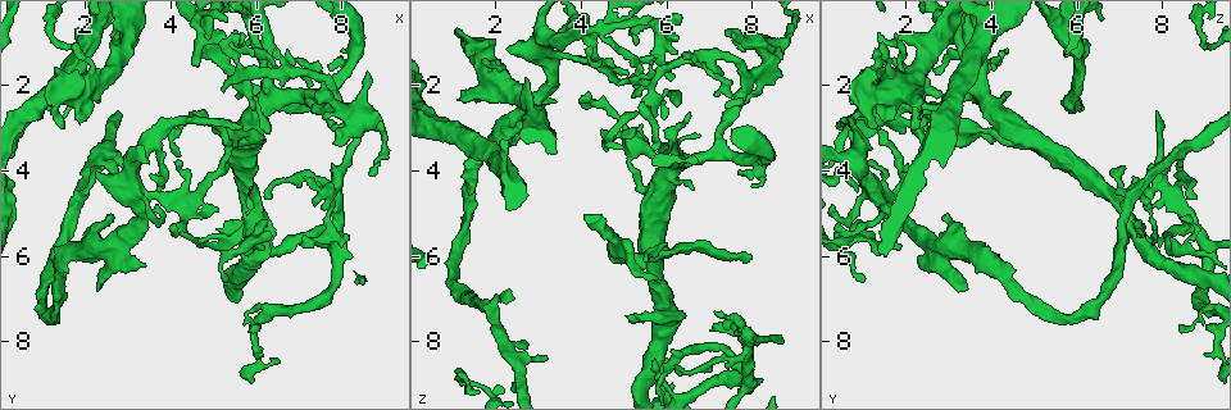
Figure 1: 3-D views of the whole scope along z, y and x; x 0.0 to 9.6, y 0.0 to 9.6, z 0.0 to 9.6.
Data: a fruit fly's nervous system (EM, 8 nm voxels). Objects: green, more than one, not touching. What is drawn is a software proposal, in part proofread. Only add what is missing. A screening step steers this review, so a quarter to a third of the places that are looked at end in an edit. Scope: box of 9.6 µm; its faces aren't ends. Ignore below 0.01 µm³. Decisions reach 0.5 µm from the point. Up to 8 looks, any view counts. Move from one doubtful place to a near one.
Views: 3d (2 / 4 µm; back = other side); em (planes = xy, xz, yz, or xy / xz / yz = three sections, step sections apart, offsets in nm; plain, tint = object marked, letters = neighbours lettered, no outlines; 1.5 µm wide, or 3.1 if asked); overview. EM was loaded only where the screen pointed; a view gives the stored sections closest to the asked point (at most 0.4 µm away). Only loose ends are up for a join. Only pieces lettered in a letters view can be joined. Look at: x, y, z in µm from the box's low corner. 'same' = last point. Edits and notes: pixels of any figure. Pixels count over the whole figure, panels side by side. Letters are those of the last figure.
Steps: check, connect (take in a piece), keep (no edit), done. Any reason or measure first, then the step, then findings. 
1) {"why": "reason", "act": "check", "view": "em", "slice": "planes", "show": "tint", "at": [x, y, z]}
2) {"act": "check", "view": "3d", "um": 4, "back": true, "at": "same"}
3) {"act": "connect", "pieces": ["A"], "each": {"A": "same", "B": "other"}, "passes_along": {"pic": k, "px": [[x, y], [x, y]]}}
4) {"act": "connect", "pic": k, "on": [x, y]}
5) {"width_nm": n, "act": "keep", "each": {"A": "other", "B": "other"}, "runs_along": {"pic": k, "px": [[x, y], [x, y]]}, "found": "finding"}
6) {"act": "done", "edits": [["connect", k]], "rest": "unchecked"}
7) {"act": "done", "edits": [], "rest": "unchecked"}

{"why": "thin end", "act": "check", "view": "em", "slice": "planes", "show": "tint", "at": [5.35, 0.90, 1.75]}

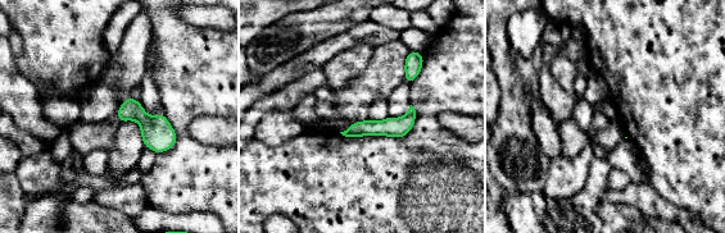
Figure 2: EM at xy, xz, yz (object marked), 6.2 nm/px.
{"act": "check", "view": "em", "slice": "planes", "show": "letters", "at": "same"}

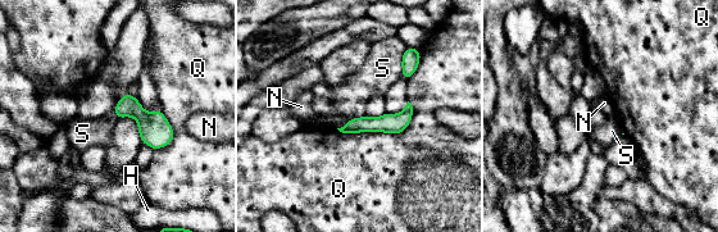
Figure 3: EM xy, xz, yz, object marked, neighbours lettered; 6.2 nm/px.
{"width_nm": 100, "act": "keep", "each": {"H": "other", "N": "other", "Q": "other", "S": "other"}, "border": {"pic": 3, "px": [[407, 48], [401, 59], [400, 76]]}, "found": "none of them fits"}

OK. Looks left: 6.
{"why": "free end", "act": "check", "view": "em", "slice": "planes", "show": "letters", "at": [7.60, 1.90, 0.75]}

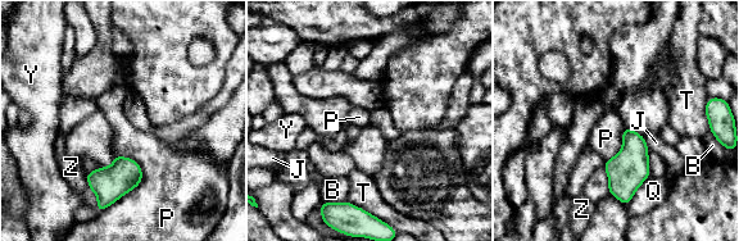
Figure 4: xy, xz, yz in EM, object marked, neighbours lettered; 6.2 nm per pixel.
{"act": "keep", "each": {"B": "other", "J": "other", "P": "other", "Q": "other", "T": "other", "Y": "other", "Z": "other"}, "border": {"pic": 4, "px": [[135, 159], [141, 181], [103, 210]]}, "found": "no lettered piece goes on from it"}

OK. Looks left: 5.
{"why": "branch stops here", "act": "check", "view": "em", "slice": "planes", "show": "letters", "at": [2.55, 5.15, 2.90]}

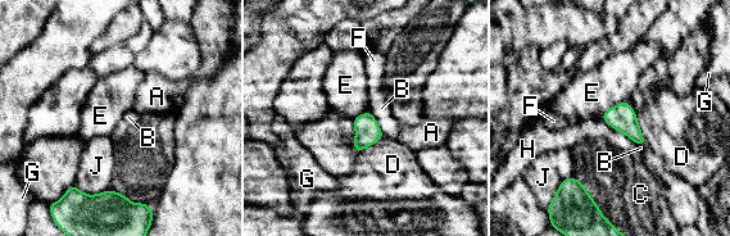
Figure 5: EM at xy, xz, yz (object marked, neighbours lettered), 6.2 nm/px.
{"act": "keep", "each": {"A": "other", "B": "other", "C": "other", "D": "other", "E": "other", "F": "other", "G": "other", "H": "other", "J": "other"}, "border": {"pic": 5, "px": [[601, 118], [624, 132], [638, 146]]}, "found": "none of them fits"}

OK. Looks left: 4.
{"act": "done", "edits": [], "rest": "unchecked"}

